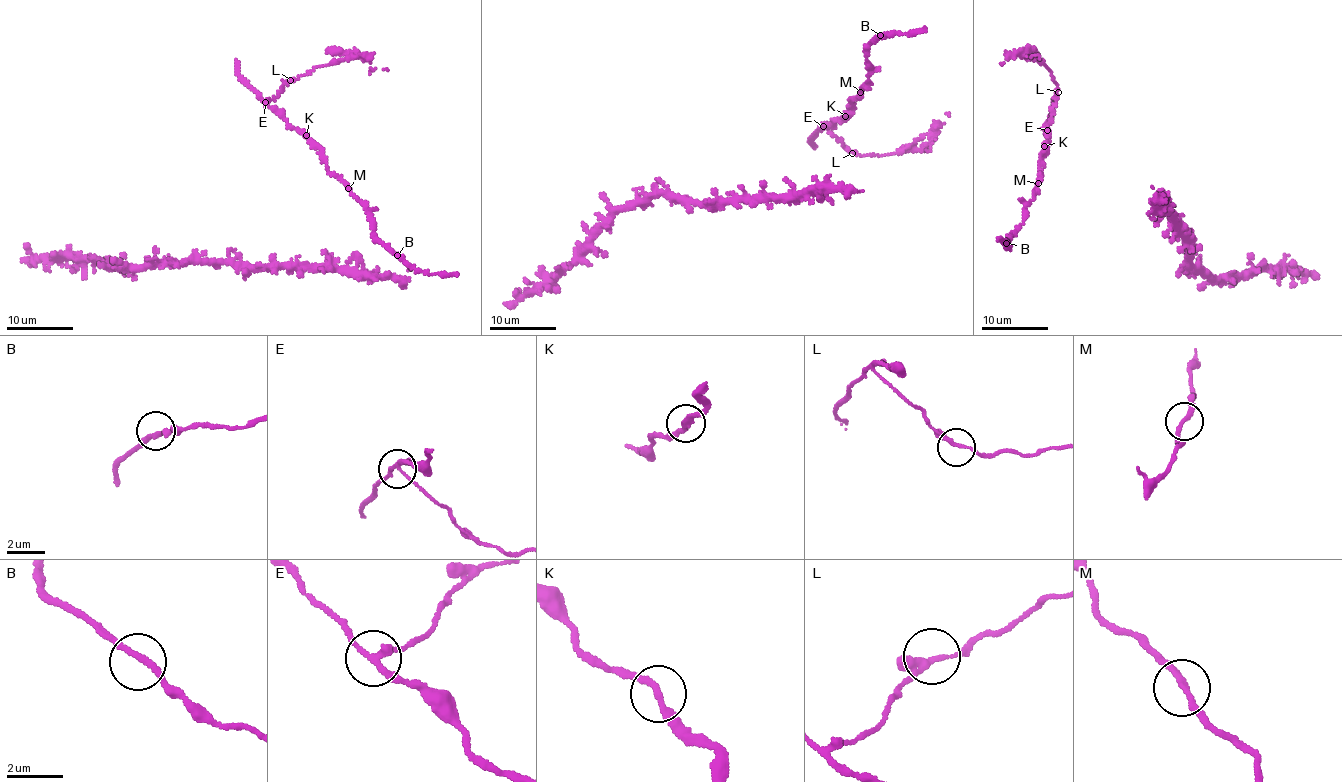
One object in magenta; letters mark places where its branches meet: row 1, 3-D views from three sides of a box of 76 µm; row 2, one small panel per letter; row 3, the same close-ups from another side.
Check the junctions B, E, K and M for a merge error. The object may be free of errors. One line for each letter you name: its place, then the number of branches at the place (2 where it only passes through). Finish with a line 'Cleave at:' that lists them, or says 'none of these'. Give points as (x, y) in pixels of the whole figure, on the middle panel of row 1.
E: (823, 126) | 3
Cleave at: E

